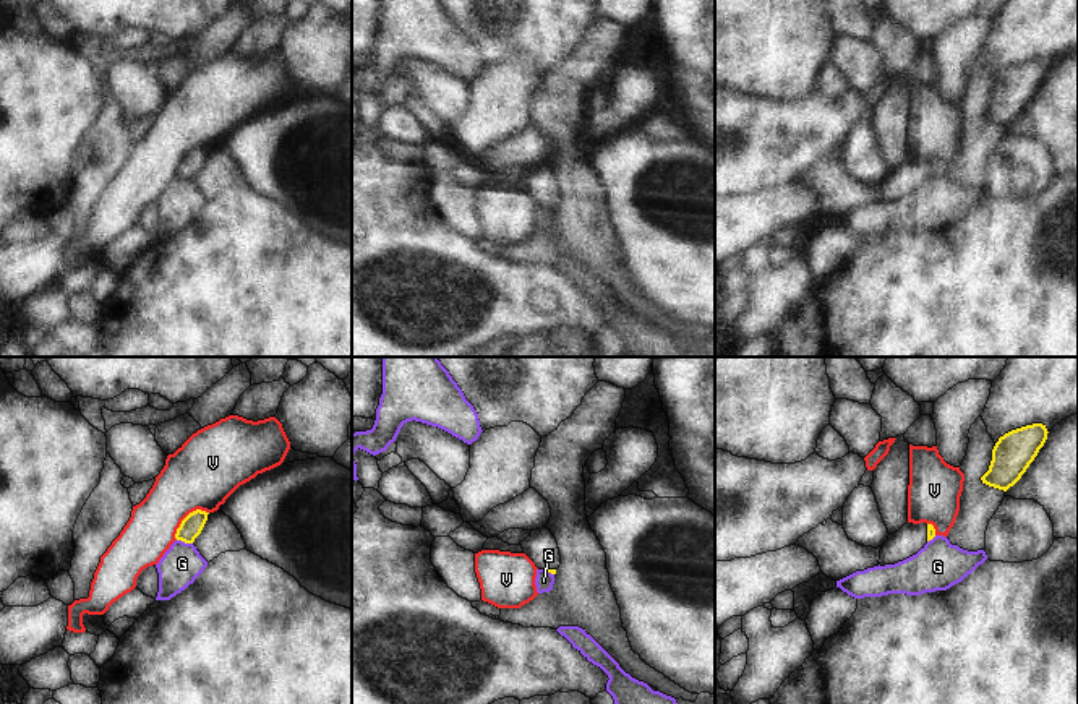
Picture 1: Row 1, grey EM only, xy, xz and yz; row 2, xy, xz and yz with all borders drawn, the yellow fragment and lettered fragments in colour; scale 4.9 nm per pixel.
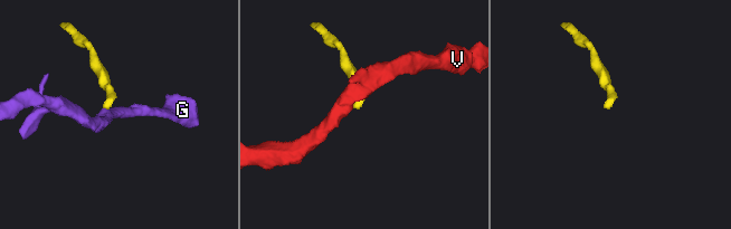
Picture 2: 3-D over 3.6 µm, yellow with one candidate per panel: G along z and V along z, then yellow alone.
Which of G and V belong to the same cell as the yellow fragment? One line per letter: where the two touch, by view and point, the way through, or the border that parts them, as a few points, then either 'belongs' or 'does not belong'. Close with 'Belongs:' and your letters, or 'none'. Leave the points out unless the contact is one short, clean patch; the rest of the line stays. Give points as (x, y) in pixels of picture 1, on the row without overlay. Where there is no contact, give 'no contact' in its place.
G: meets yellow in xy at (185, 179); border along xy (177, 176), (192, 180); does not belong
V: meets yellow in xy at (185, 154); border along xy (208, 148), (192, 148), (177, 166), (175, 176); does not belong
Belongs: none

